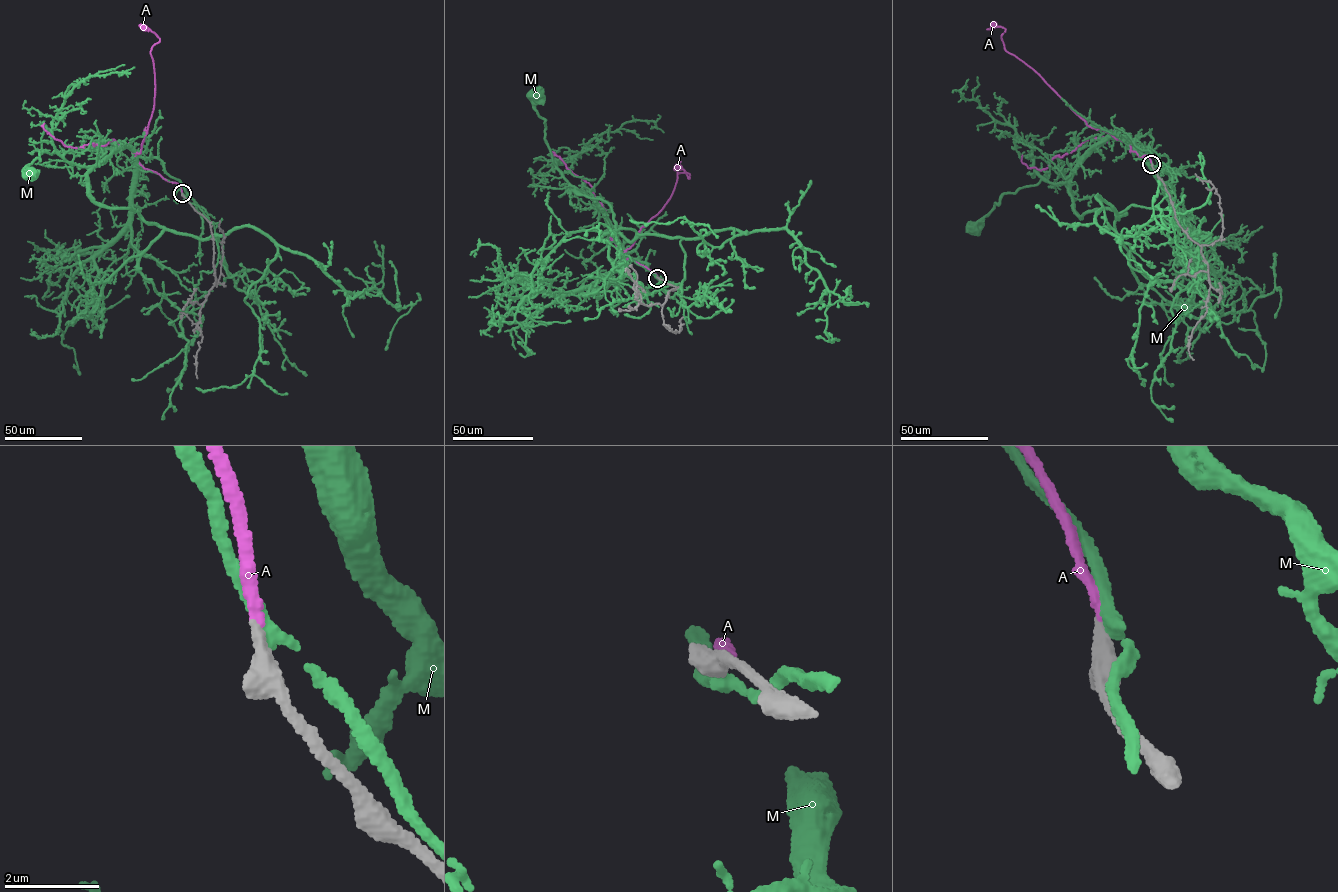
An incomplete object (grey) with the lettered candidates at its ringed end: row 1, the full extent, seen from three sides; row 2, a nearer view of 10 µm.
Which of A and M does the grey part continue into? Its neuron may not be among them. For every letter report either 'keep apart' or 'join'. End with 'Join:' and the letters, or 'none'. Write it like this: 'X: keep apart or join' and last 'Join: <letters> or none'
A: join
M: keep apart
Join: A

